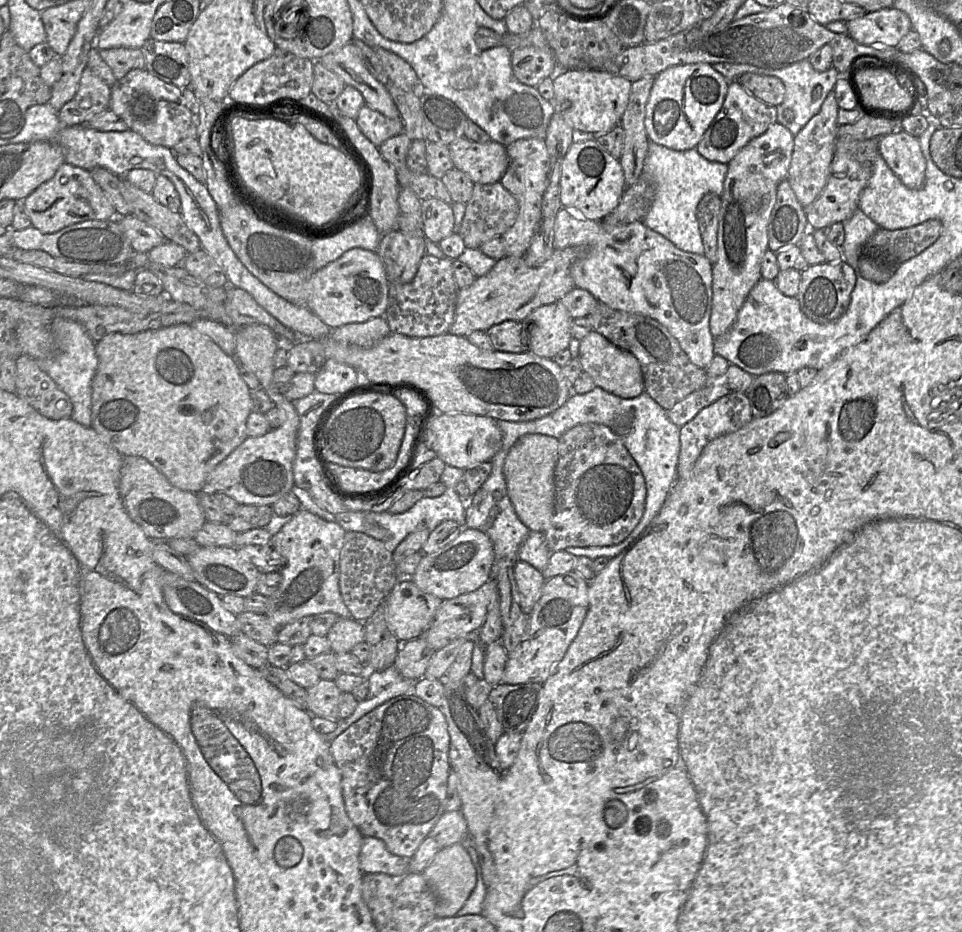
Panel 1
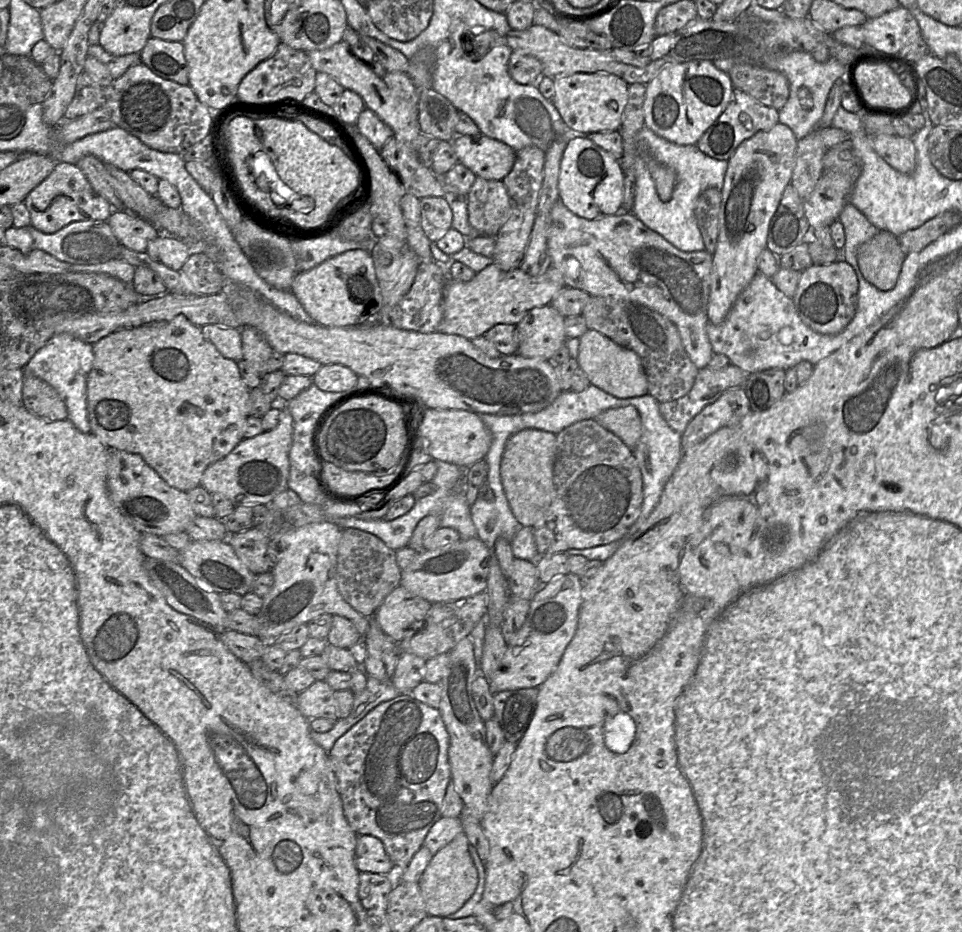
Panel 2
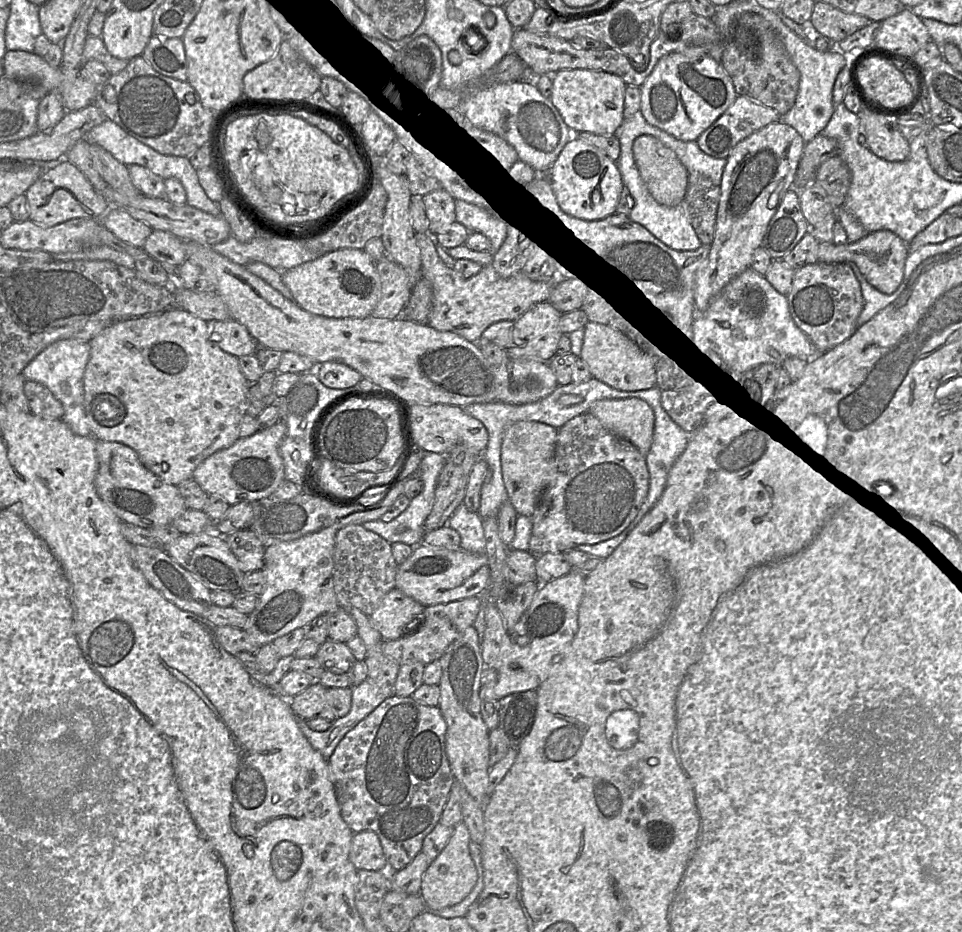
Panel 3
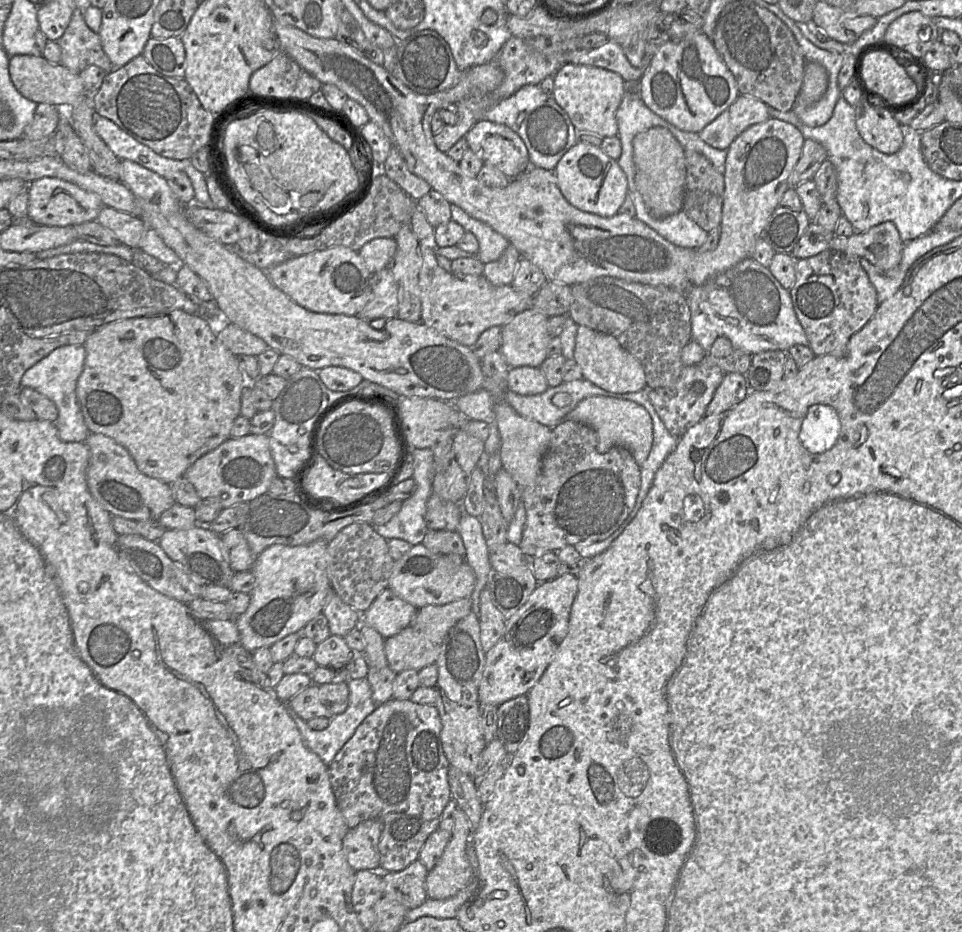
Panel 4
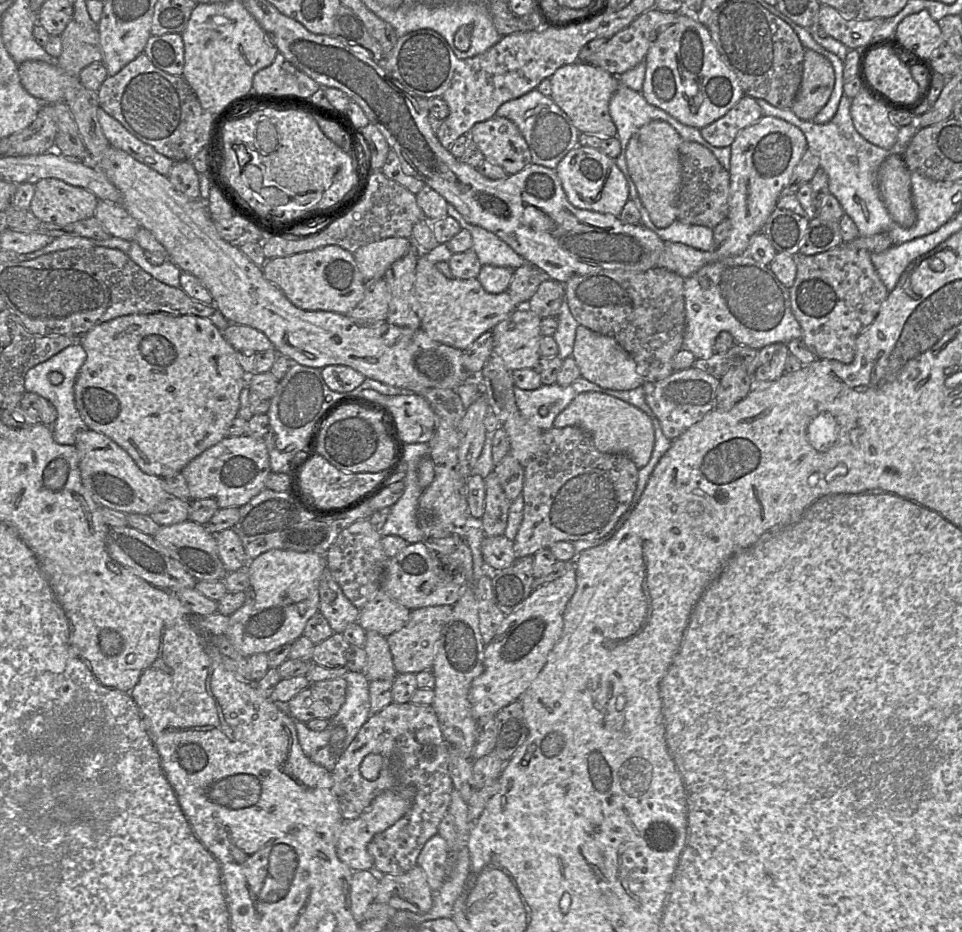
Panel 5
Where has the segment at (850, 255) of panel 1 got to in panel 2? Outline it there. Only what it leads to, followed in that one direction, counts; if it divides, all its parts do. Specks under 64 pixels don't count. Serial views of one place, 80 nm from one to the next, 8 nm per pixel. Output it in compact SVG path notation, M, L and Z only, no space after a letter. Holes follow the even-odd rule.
M846 203L839 218L845 230L845 244L841 258L848 262L854 271L860 270L857 260L858 248L875 236L879 229L853 204Z

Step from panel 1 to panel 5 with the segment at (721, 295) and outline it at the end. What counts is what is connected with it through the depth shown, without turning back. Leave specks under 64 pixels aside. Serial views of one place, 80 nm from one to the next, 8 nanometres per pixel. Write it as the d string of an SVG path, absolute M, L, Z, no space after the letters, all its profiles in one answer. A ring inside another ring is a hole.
M762 116L757 122L741 130L730 148L730 191L727 215L731 223L729 236L712 251L701 251L677 242L665 242L656 267L673 271L686 279L707 264L747 254L752 238L763 231L772 212L777 208L782 190L808 147L804 134L797 127L782 119Z

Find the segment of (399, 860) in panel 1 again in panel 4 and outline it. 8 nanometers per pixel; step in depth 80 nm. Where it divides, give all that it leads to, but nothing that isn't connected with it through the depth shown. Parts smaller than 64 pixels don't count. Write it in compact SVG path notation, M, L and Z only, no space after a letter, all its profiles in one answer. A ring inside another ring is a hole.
M374 819L350 828L343 838L343 852L348 864L355 870L378 870L380 854L378 844L383 824Z

